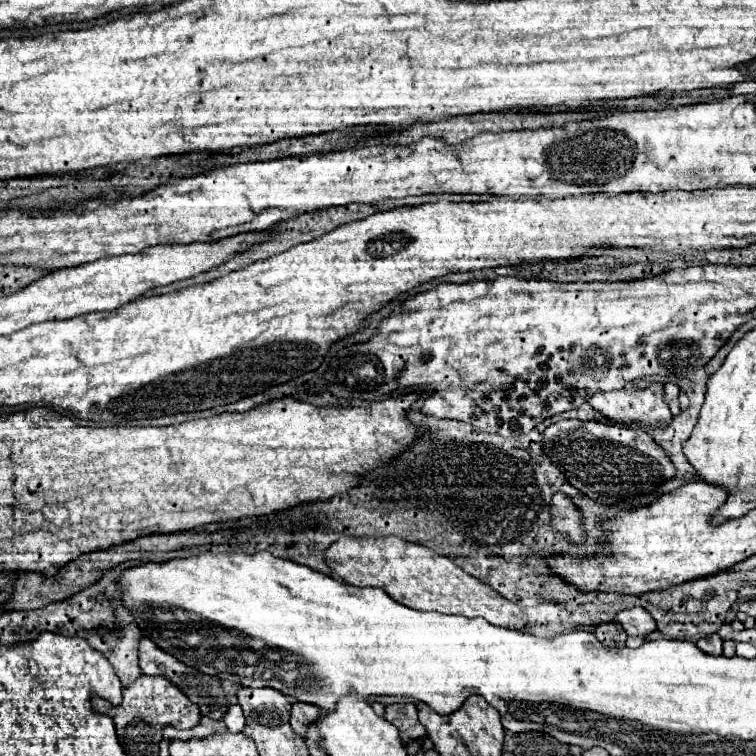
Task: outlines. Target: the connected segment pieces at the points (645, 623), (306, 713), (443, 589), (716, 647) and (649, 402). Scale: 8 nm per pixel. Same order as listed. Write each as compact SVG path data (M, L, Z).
M632 607L626 611L620 611L616 615L616 621L624 627L624 631L632 637L642 637L646 639L652 631L656 631L656 621L652 619L652 615L642 609L642 607Z
M294 703L292 705L292 719L290 725L298 735L304 735L304 727L308 727L308 723L316 723L316 719L320 719L320 709L314 705L306 705L306 703Z
M392 535L384 539L340 537L332 547L326 549L326 563L348 585L380 587L394 601L410 609L436 611L442 615L484 617L488 623L504 629L524 629L528 623L516 603L510 603L490 585L484 585L476 577L462 571L452 559Z
M718 635L702 637L696 645L698 645L700 649L704 649L706 653L712 653L712 655L722 655L722 639L720 639Z
M628 383L622 391L596 393L588 403L608 419L620 423L644 421L662 427L672 421L672 413L662 399L662 385L658 383L650 383L646 389L636 389L636 383Z

